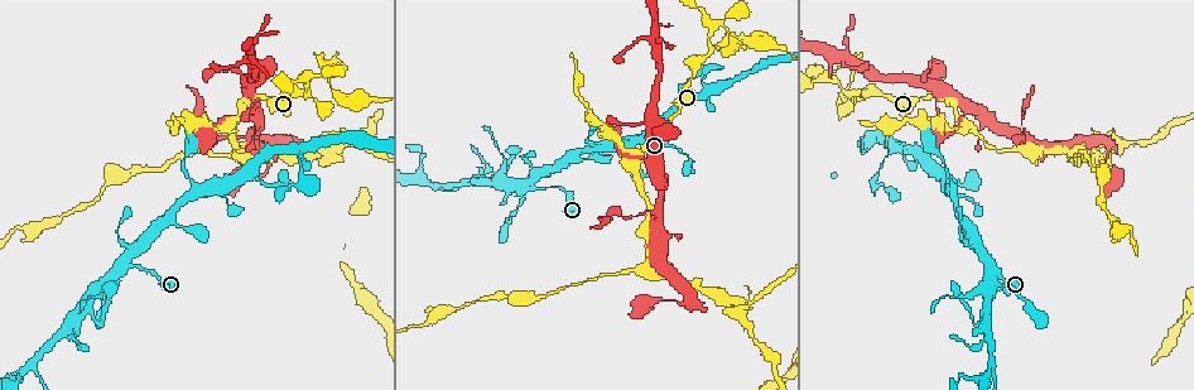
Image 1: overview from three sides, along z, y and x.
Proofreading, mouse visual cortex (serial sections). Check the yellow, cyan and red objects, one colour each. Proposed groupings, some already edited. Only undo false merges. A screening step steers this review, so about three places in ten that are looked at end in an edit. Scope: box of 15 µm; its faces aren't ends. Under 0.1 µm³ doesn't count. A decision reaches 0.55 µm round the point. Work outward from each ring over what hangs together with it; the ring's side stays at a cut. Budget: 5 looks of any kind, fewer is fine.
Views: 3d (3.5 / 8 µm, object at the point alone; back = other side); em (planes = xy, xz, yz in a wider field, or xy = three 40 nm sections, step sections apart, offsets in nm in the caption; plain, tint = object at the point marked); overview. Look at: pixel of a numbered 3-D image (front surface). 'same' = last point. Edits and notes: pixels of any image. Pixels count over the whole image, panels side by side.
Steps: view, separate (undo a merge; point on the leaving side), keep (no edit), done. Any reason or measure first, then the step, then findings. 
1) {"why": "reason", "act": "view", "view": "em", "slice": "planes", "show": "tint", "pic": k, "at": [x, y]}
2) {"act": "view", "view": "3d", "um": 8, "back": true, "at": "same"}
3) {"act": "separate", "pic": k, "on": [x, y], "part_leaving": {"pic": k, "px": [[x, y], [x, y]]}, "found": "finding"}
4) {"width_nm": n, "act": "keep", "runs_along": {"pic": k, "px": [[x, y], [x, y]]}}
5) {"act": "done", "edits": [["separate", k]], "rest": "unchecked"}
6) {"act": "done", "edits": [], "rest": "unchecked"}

{"why": "three arms meet", "act": "view", "view": "3d", "um": 3.5, "pic": 1, "at": [656, 211]}

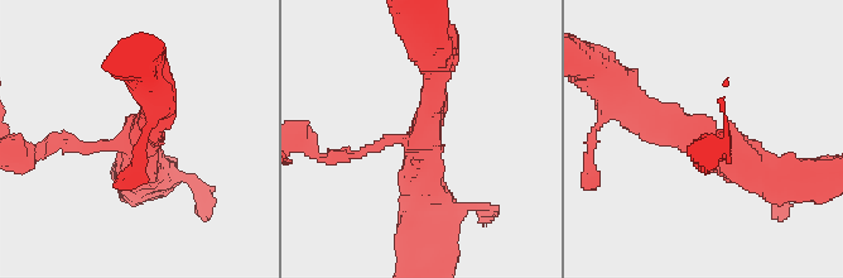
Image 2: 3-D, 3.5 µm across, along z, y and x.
{"arms": 3, "arm_widths_nm": [150, 300, 500], "act": "view", "view": "em", "slice": "xy", "step": 5, "show": "plain", "pic": 2, "at": [423, 141]}

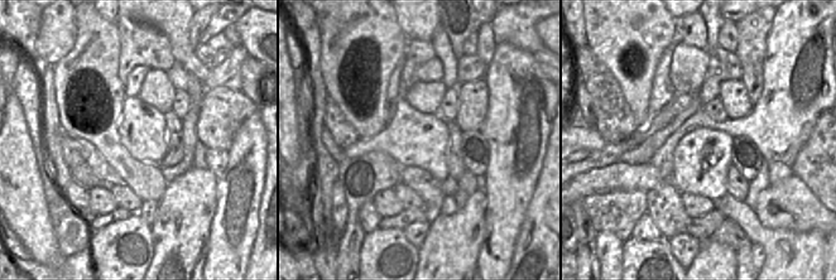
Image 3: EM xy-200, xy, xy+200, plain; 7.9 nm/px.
{"why": "with the object marked", "act": "view", "view": "em", "slice": "xy", "step": 5, "show": "tint", "at": "same"}

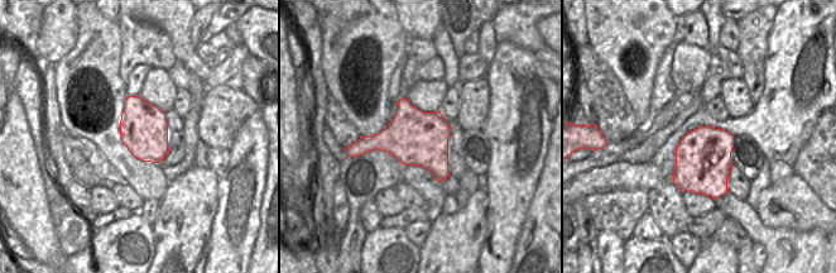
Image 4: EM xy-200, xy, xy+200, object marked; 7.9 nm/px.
{"act": "keep", "runs_along": {"pic": 2, "px": [[637, 104], [646, 116], [783, 178]]}, "found": "all the same cell"}

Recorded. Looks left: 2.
{"why": "abrupt turn", "act": "view", "view": "3d", "um": 3.5, "pic": 1, "at": [286, 138]}

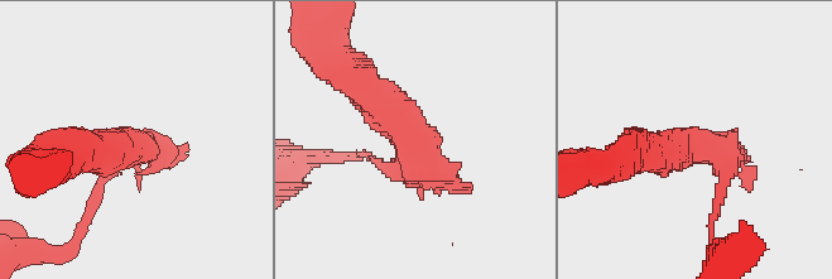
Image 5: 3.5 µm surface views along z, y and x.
{"act": "view", "view": "em", "slice": "xy", "step": 1, "show": "tint", "pic": 5, "at": [410, 150]}

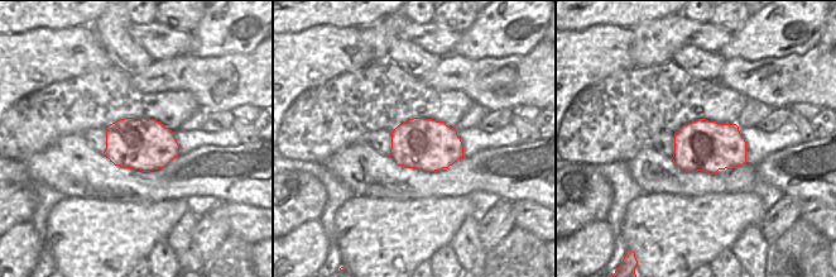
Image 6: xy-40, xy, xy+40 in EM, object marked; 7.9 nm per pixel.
{"width_nm": 400, "act": "keep", "runs_along": {"pic": 5, "px": [[643, 152], [710, 148], [726, 167], [713, 217]]}, "found": "one cell here"}

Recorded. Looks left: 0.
{"act": "done", "edits": [], "rest": "unchecked"}

